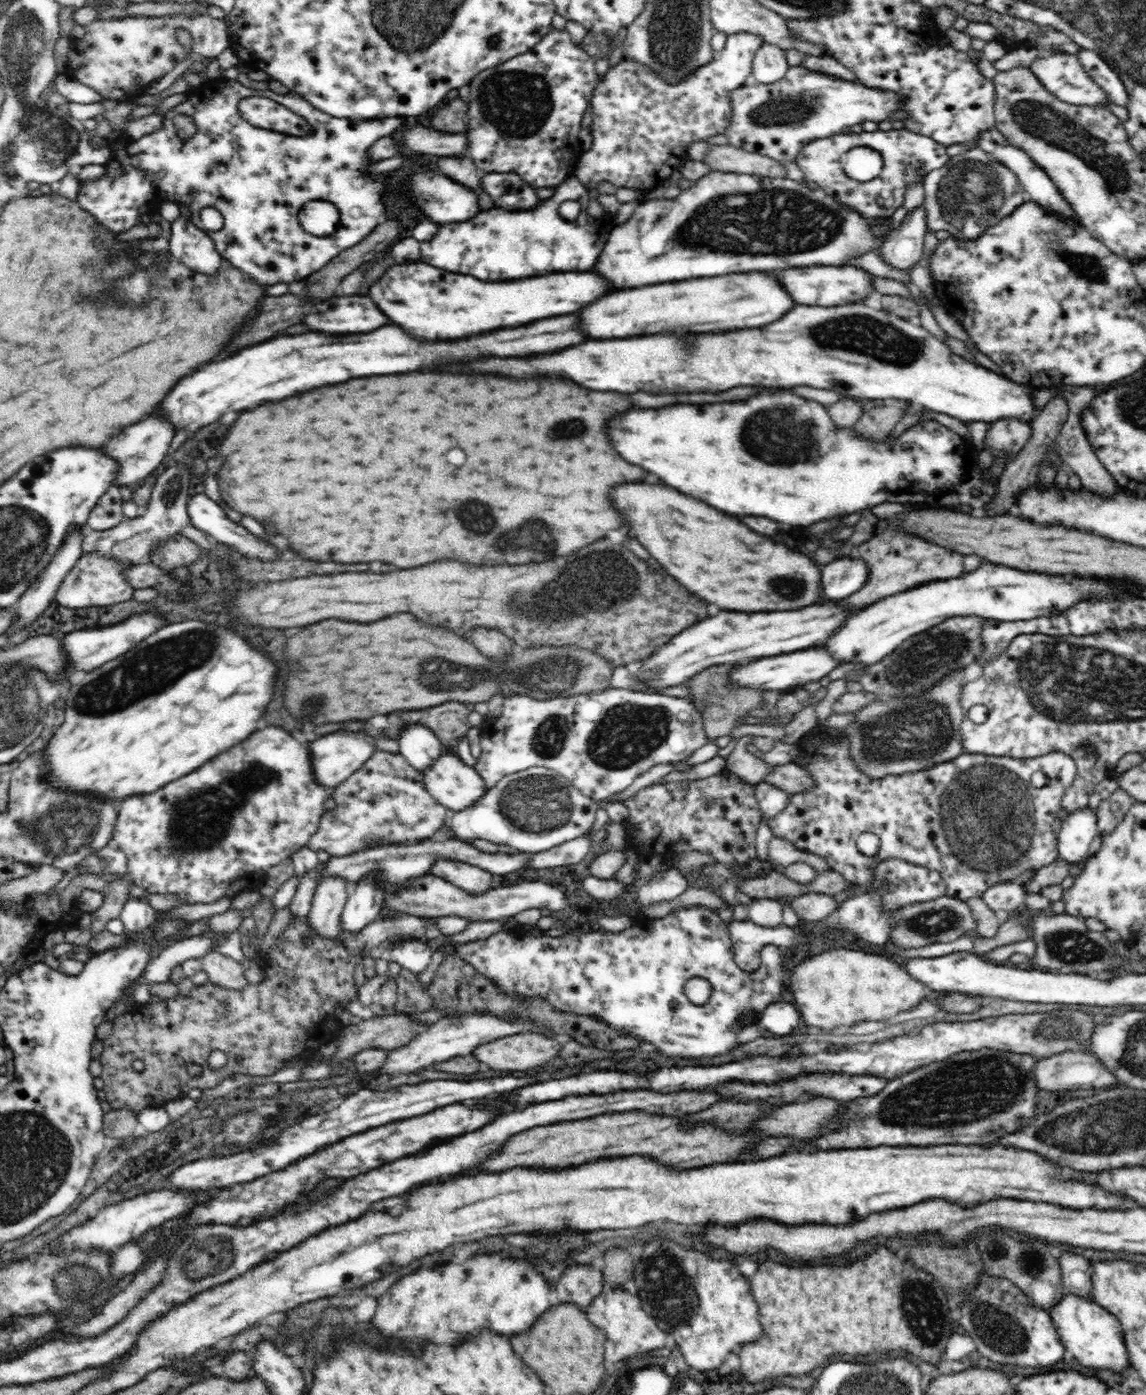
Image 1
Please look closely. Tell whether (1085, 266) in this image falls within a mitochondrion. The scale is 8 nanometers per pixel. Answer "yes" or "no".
yes

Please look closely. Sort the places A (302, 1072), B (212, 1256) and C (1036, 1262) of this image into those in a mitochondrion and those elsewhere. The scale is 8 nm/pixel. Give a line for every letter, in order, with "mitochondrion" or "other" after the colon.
A: other
B: mitochondrion
C: mitochondrion

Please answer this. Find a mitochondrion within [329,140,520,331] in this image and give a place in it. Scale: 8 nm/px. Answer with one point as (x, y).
(431, 197)

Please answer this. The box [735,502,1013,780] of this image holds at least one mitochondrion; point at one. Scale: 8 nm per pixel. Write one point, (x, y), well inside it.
(922, 729)

